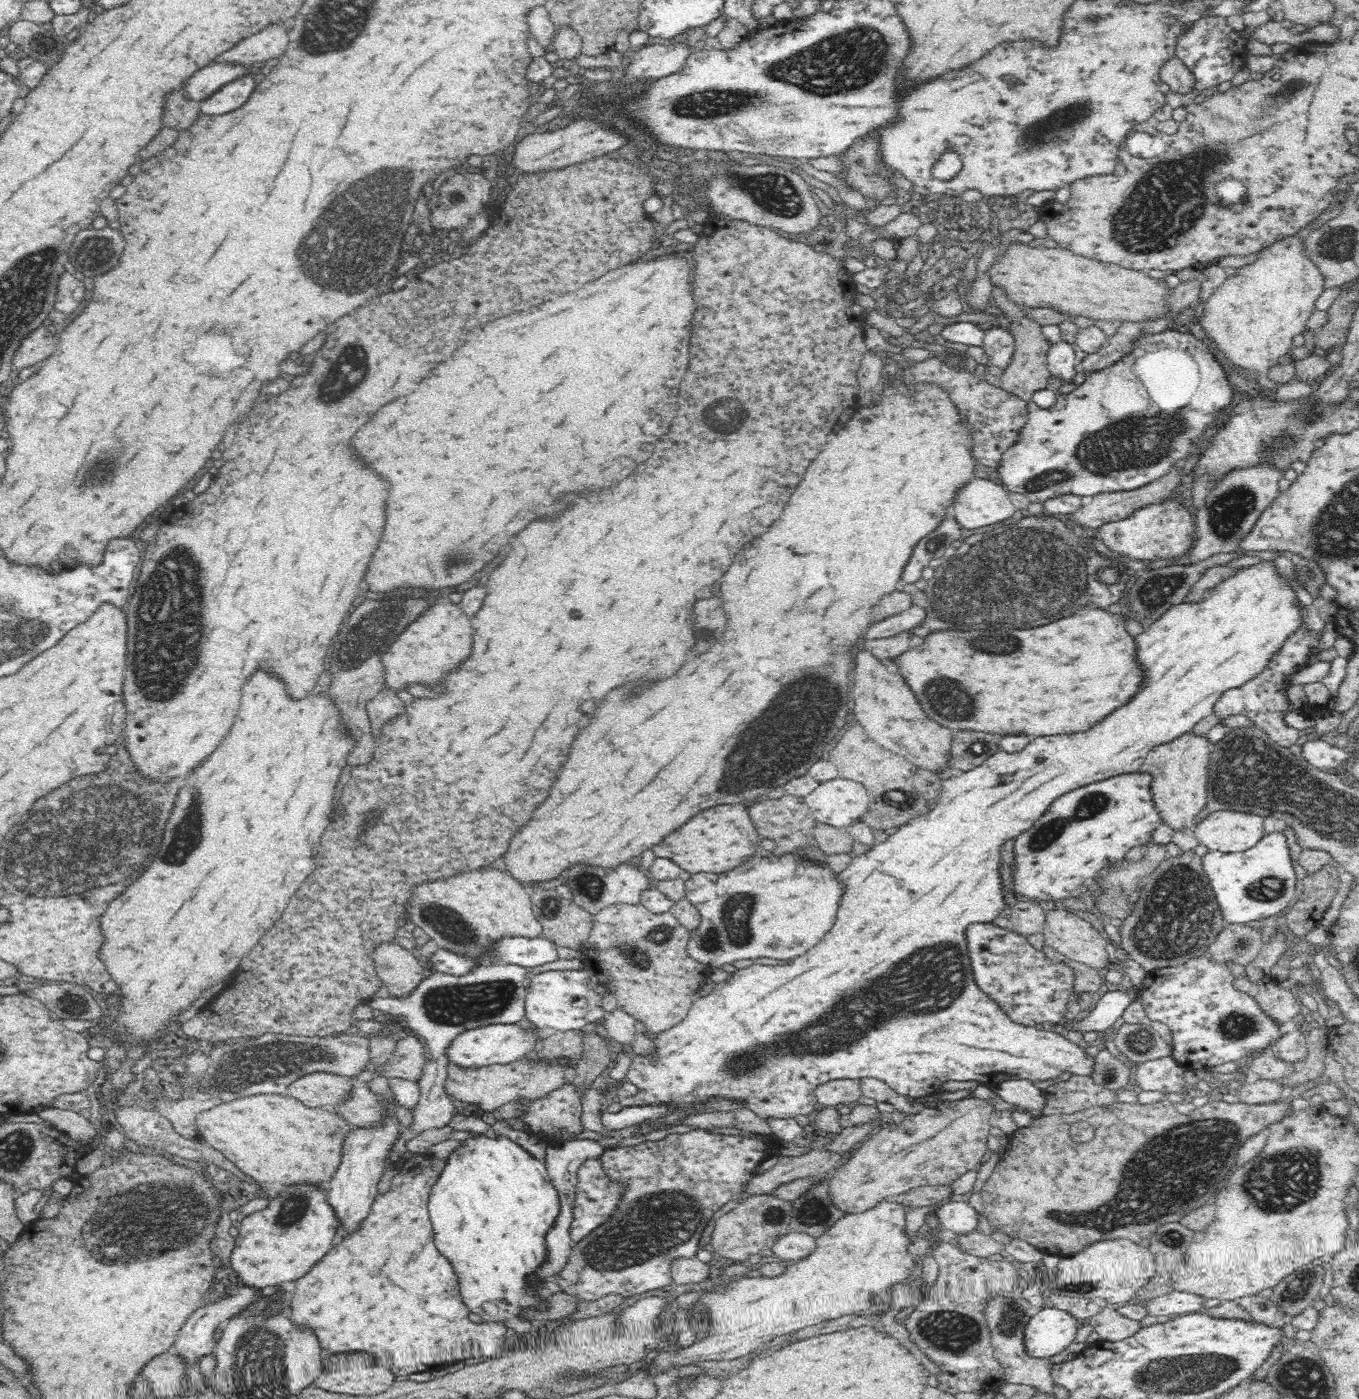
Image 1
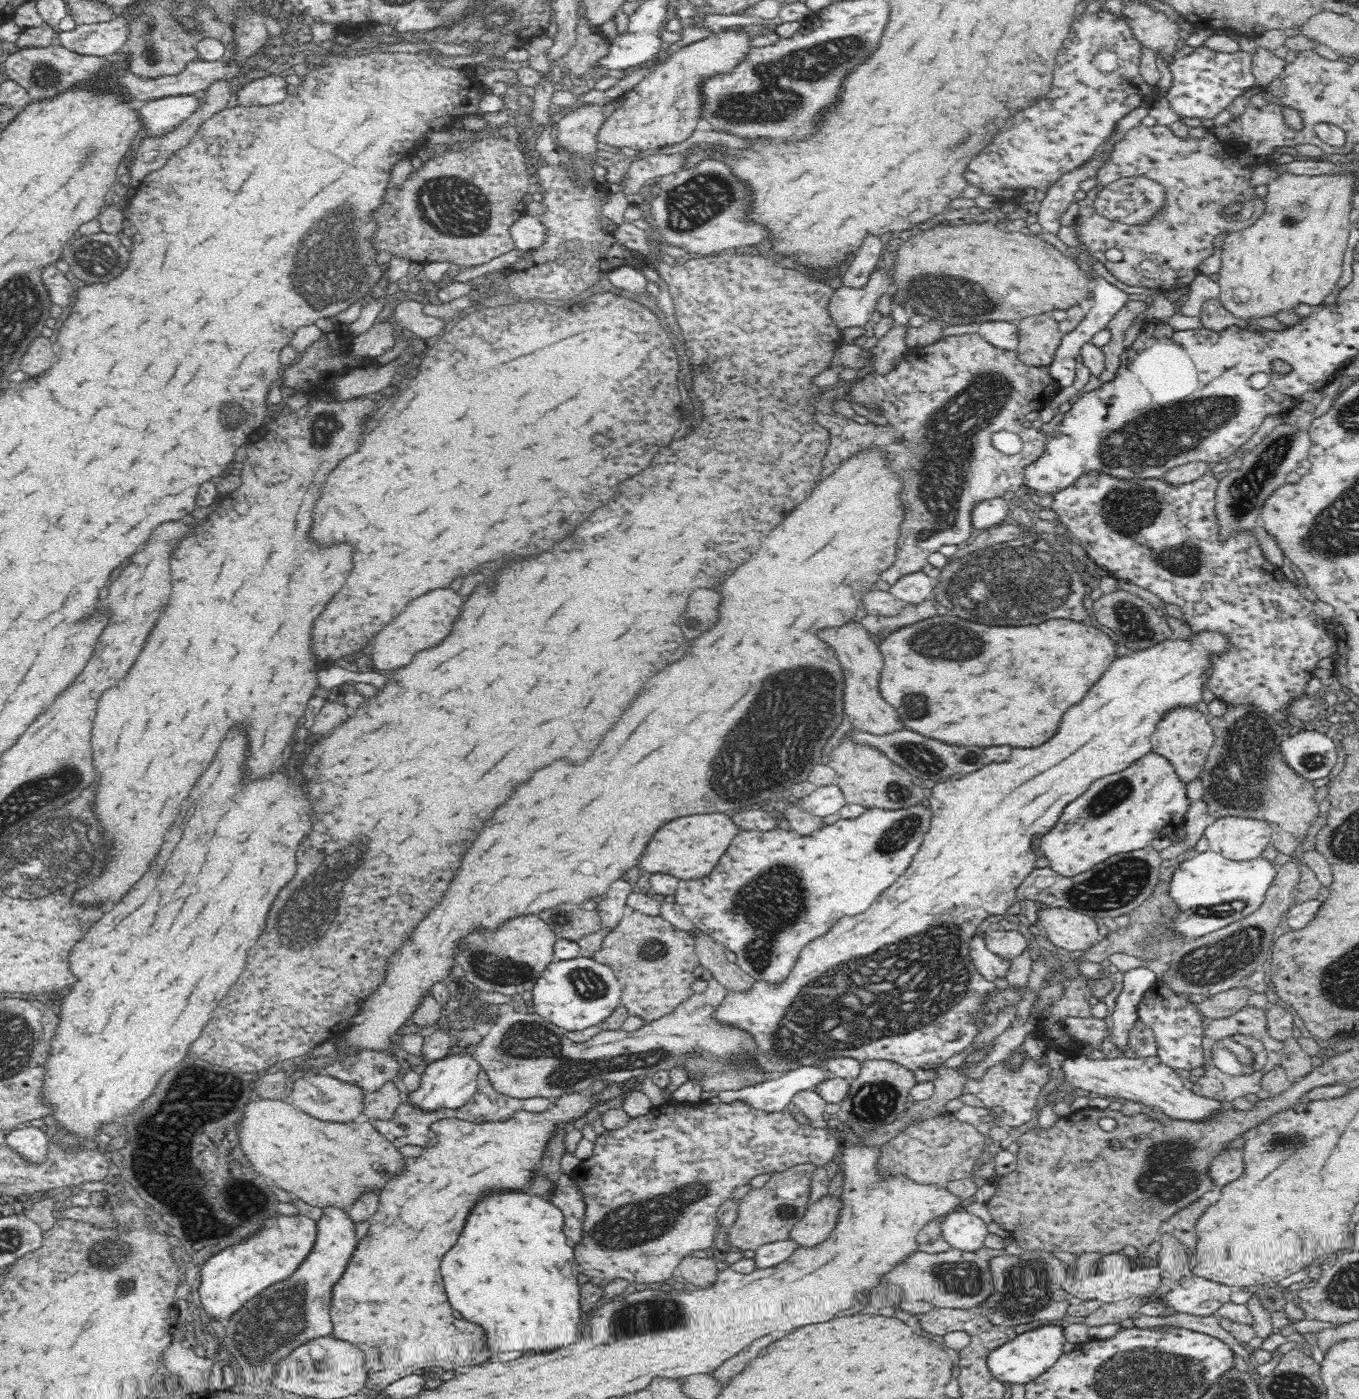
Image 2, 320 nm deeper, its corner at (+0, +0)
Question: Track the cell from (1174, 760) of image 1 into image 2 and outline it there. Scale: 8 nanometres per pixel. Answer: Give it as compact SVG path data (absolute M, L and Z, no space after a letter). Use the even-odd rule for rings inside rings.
M1196 708L1175 709L1168 712L1162 723L1158 724L1156 732L1150 736L1152 753L1163 756L1174 767L1175 773L1184 784L1198 780L1208 752L1214 745L1214 737L1209 715L1199 712Z

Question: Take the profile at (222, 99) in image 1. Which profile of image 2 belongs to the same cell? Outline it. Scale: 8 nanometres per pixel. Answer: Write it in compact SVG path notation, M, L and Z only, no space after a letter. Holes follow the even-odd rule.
M274 71L264 78L252 80L244 86L239 86L234 95L238 106L242 107L265 107L283 101L286 98L286 80L284 76Z

